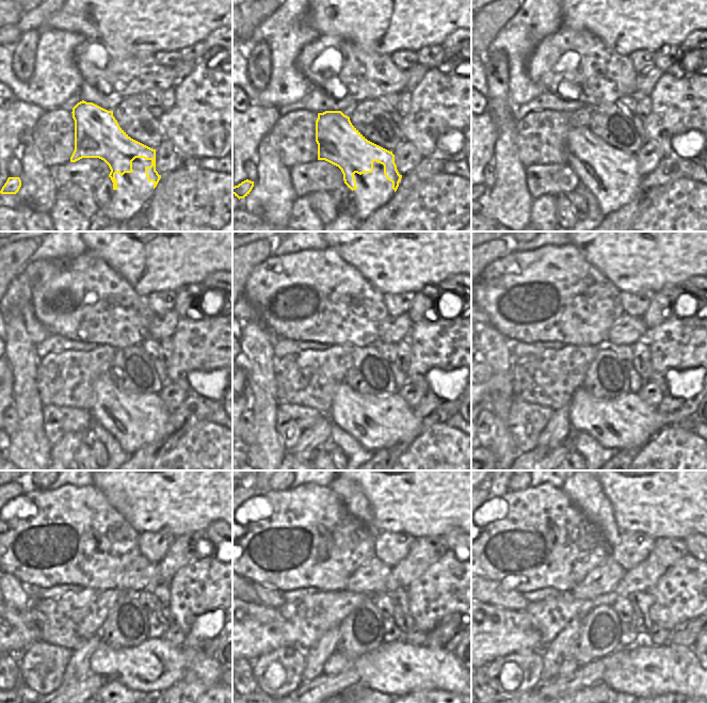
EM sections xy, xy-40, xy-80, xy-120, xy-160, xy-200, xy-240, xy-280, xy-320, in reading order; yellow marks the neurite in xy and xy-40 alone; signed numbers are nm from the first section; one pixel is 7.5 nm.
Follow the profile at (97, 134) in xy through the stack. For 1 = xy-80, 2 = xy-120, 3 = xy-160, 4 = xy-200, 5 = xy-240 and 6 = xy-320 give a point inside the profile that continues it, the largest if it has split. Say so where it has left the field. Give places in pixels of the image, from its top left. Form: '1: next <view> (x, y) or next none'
1: next xy-80 (587, 154)
2: next xy-120 (110, 400)
3: next xy-160 (348, 405)
4: next xy-200 (645, 421)
5: next xy-240 (174, 664)
6: next xy-320 (667, 669)

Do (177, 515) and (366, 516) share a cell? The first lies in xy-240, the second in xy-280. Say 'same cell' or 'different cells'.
different cells

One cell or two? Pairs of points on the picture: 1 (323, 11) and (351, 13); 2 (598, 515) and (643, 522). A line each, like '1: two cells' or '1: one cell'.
1: one cell
2: two cells

